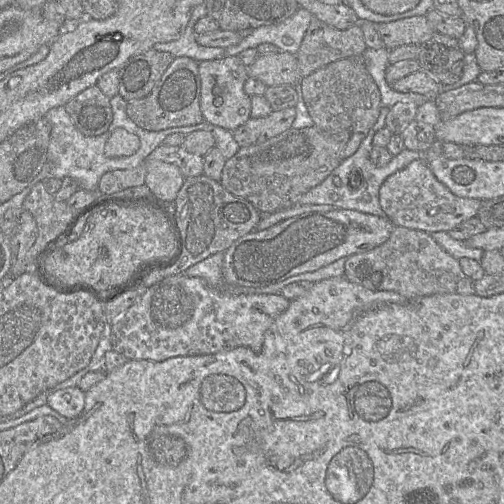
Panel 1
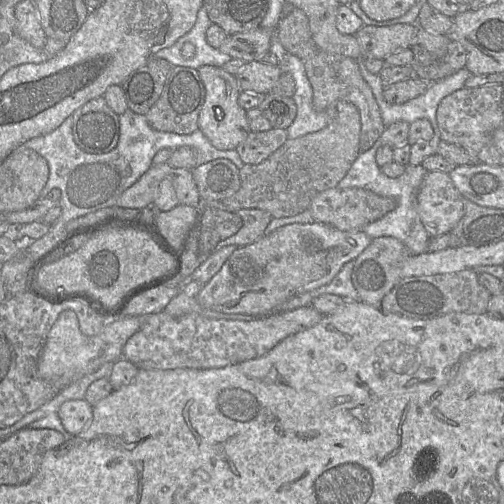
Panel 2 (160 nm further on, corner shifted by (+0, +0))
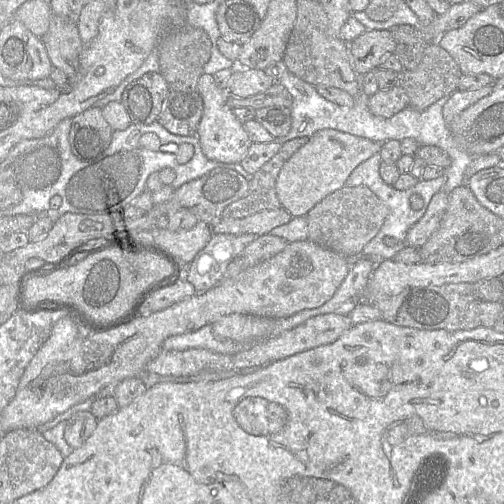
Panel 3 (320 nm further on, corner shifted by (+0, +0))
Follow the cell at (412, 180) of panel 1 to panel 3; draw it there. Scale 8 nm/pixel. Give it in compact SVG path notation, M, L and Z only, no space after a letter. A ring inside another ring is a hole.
M440 190L430 200L425 214L408 230L406 247L421 247L438 229L448 206L448 194Z

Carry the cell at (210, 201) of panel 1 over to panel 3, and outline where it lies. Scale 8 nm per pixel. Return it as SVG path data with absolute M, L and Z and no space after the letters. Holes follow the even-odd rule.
M285 209L262 210L241 219L221 218L218 223L210 226L213 234L255 234L262 236L278 226L288 223L292 215Z

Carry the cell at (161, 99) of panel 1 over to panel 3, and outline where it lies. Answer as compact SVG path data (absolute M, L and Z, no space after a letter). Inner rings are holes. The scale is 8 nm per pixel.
M169 88L157 122L172 134L194 136L197 135L203 108L203 100L198 91L180 91Z

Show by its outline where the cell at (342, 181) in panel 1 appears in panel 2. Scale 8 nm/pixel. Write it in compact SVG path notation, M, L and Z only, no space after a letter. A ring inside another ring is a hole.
M380 137L369 150L361 152L346 175L339 181L337 187L368 189L380 196L390 197L396 200L397 206L395 209L385 214L382 218L369 223L363 230L372 239L381 236L392 236L403 242L409 236L417 240L419 254L425 253L427 252L428 242L431 237L418 215L416 195L428 171L422 164L408 164L402 175L395 178L388 177L382 172L376 161L376 152L381 146L382 141Z

